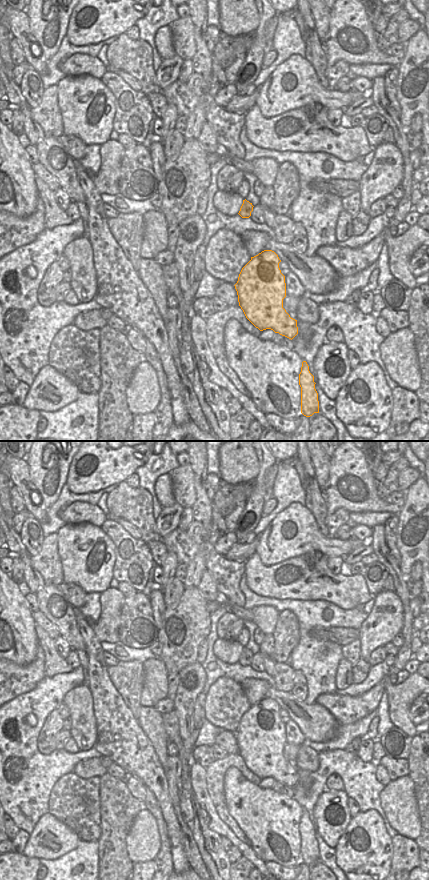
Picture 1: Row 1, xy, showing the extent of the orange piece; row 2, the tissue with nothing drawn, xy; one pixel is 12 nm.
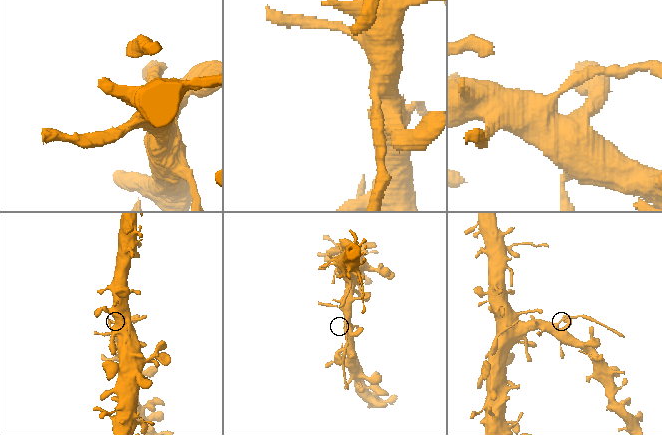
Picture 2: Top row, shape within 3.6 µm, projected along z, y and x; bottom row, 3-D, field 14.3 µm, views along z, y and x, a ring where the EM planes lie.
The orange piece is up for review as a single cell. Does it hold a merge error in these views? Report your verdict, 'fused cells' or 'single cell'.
fused cells

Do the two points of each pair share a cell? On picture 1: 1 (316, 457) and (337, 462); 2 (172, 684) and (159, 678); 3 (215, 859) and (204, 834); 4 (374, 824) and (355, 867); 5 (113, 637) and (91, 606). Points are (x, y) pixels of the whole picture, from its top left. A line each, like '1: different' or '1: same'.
1: different
2: different
3: same
4: same
5: different

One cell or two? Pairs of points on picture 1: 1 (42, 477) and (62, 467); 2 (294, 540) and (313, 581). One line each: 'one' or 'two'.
1: one
2: two

